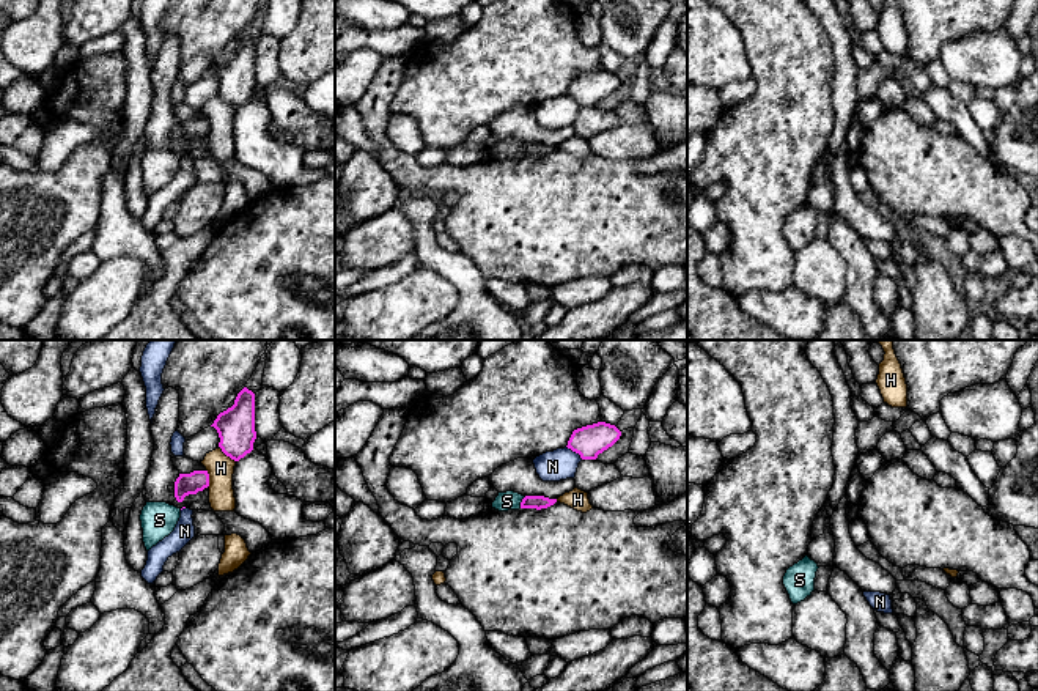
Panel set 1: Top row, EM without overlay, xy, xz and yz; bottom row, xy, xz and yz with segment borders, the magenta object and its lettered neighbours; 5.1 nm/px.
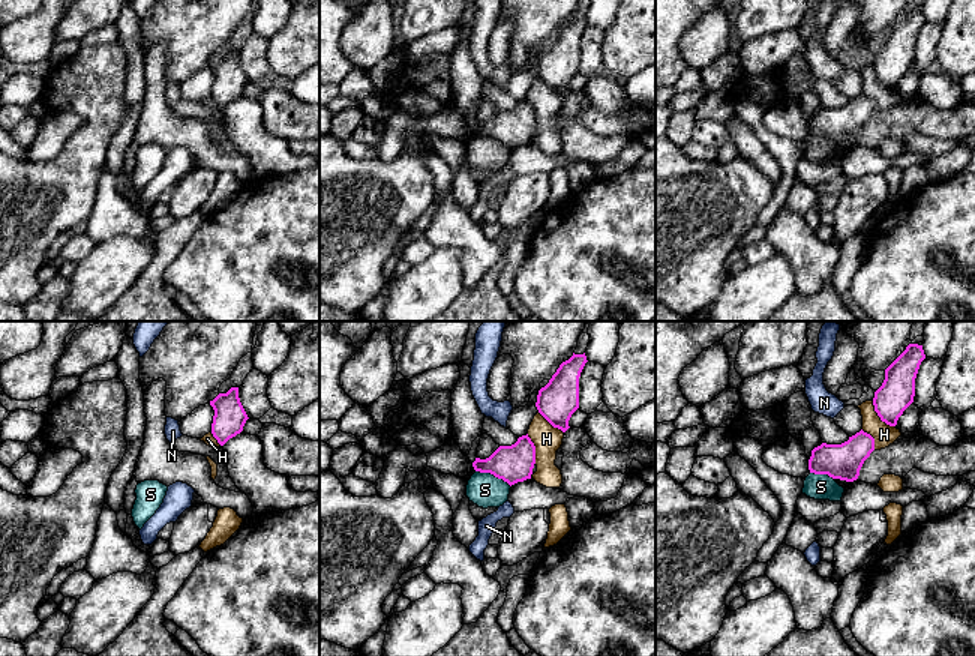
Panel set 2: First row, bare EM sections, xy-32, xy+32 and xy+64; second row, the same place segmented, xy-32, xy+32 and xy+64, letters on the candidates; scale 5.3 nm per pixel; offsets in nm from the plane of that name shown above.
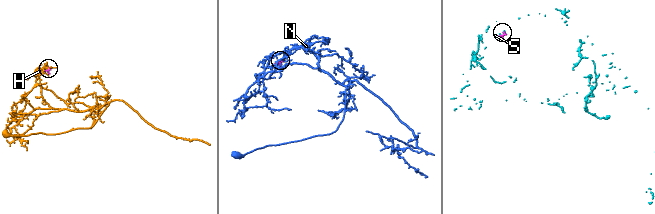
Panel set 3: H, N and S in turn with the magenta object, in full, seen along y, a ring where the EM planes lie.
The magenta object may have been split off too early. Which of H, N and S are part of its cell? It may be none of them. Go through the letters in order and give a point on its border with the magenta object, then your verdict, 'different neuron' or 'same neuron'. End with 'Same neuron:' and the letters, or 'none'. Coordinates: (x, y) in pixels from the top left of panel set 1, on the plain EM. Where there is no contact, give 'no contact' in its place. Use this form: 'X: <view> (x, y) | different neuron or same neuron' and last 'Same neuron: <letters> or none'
H: xy (227, 103) | different neuron
N: xz (574, 98) | different neuron
S: xz (521, 150) | different neuron
Same neuron: none

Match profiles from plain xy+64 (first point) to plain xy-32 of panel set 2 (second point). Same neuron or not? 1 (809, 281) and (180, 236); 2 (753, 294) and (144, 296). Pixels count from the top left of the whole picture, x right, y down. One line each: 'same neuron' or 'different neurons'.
1: different neurons
2: different neurons

